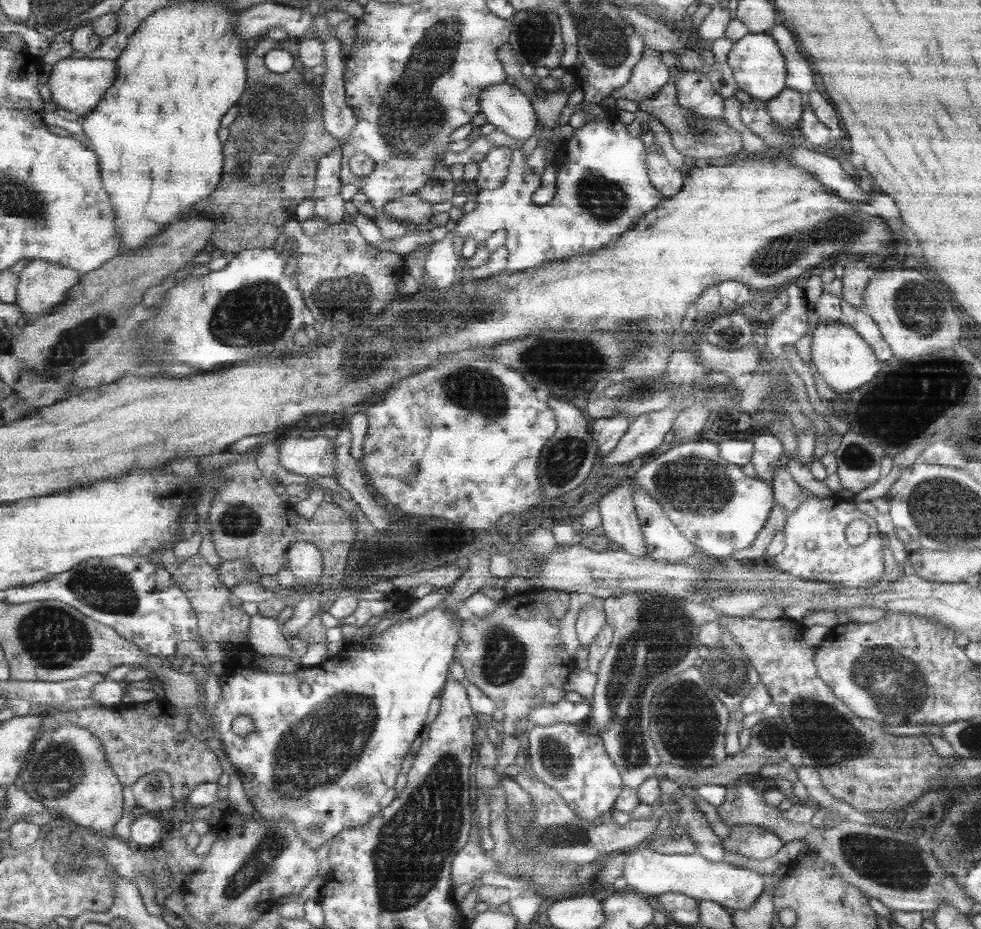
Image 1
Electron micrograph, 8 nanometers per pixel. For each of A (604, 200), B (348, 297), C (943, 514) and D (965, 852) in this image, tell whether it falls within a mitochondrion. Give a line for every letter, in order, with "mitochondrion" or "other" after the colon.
A: mitochondrion
B: mitochondrion
C: mitochondrion
D: mitochondrion

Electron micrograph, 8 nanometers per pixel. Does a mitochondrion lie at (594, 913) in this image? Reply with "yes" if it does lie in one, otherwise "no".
no

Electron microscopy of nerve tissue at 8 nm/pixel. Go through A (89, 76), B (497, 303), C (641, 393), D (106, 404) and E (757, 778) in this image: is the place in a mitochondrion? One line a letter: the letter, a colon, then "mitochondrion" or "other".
A: other
B: mitochondrion
C: mitochondrion
D: other
E: other

